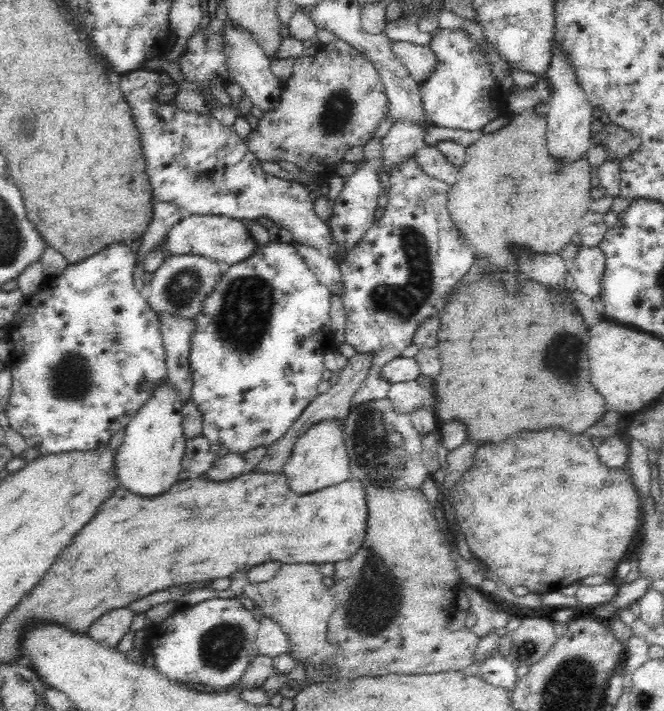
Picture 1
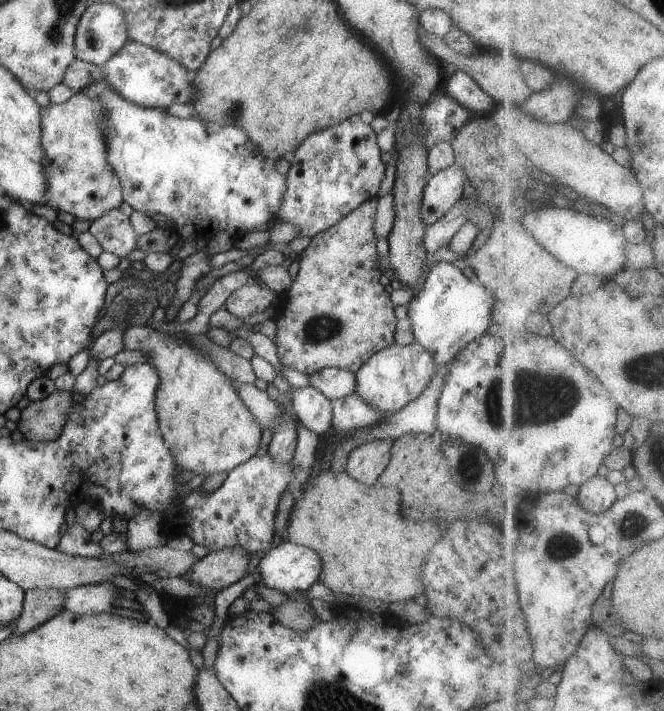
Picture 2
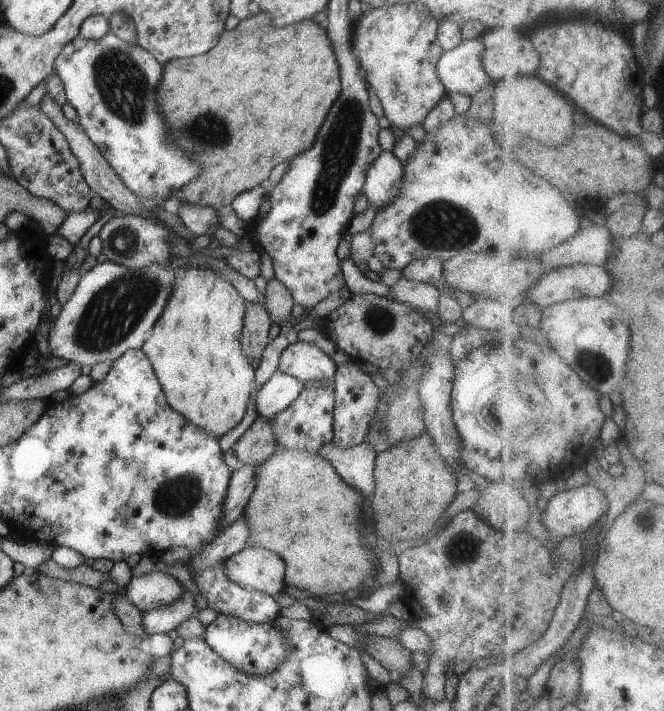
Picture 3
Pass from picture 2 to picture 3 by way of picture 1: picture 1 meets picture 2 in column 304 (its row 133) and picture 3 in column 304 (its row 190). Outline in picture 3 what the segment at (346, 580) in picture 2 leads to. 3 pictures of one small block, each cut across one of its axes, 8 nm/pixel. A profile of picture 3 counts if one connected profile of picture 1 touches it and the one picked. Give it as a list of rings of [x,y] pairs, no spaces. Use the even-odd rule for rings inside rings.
[[[280,449],[264,464],[256,467],[256,488],[243,512],[250,536],[249,547],[259,547],[276,552],[285,565],[284,583],[306,591],[318,598],[332,594],[347,594],[360,585],[375,579],[385,562],[382,550],[366,550],[358,544],[362,494],[350,488],[336,470],[317,452],[303,449]]]

